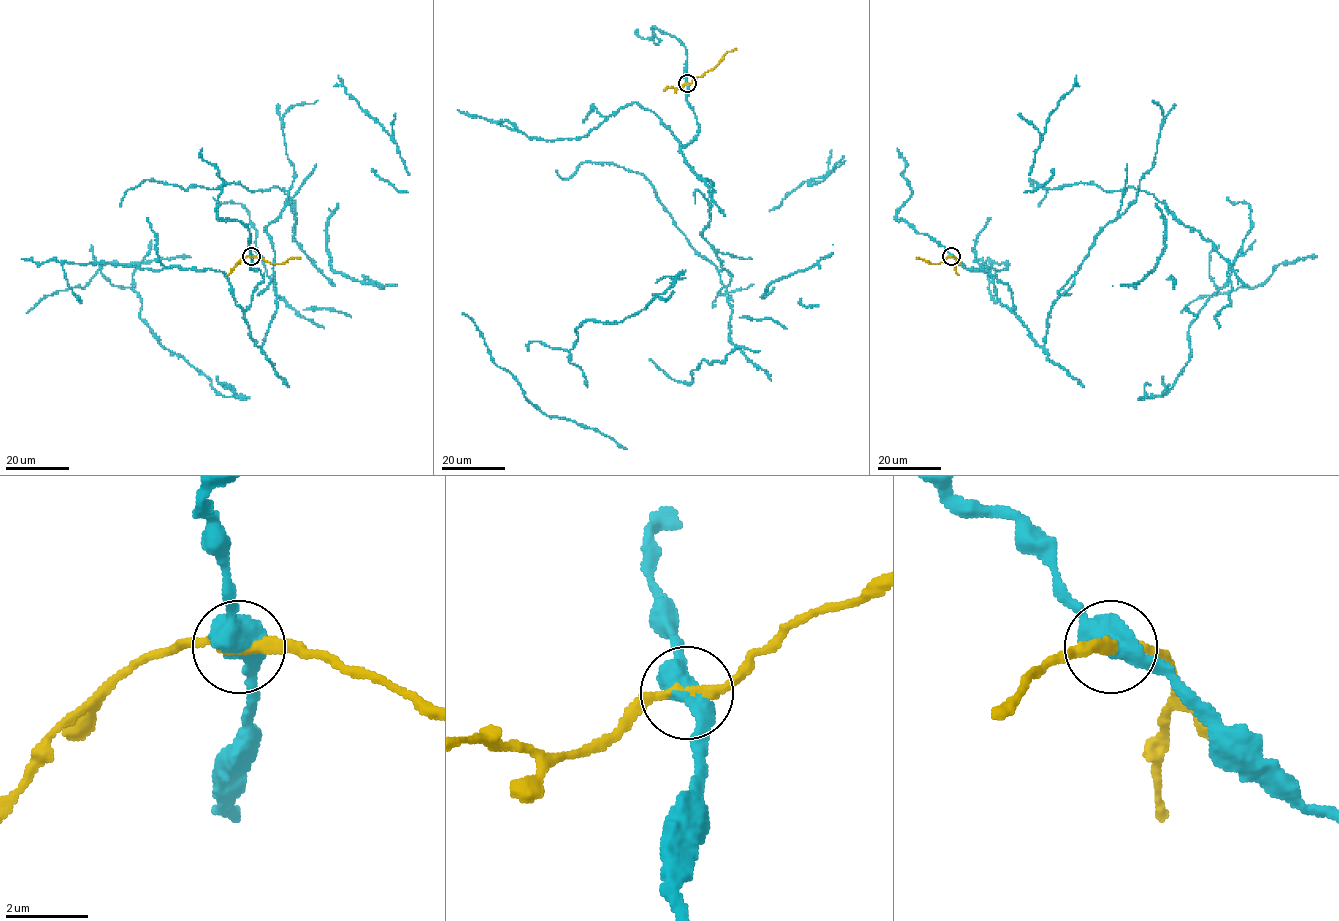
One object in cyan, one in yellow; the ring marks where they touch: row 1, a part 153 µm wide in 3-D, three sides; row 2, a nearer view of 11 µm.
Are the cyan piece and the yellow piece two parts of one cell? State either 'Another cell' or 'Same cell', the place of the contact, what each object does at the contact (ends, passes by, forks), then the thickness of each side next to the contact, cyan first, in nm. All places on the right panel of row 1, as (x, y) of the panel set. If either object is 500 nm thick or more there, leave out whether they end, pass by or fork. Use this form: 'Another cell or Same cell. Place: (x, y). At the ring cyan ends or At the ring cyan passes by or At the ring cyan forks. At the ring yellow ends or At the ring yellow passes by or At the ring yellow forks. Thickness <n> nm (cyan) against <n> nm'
Another cell. Place: (951, 256). Thickness 600 nm (cyan) against 200 nm

